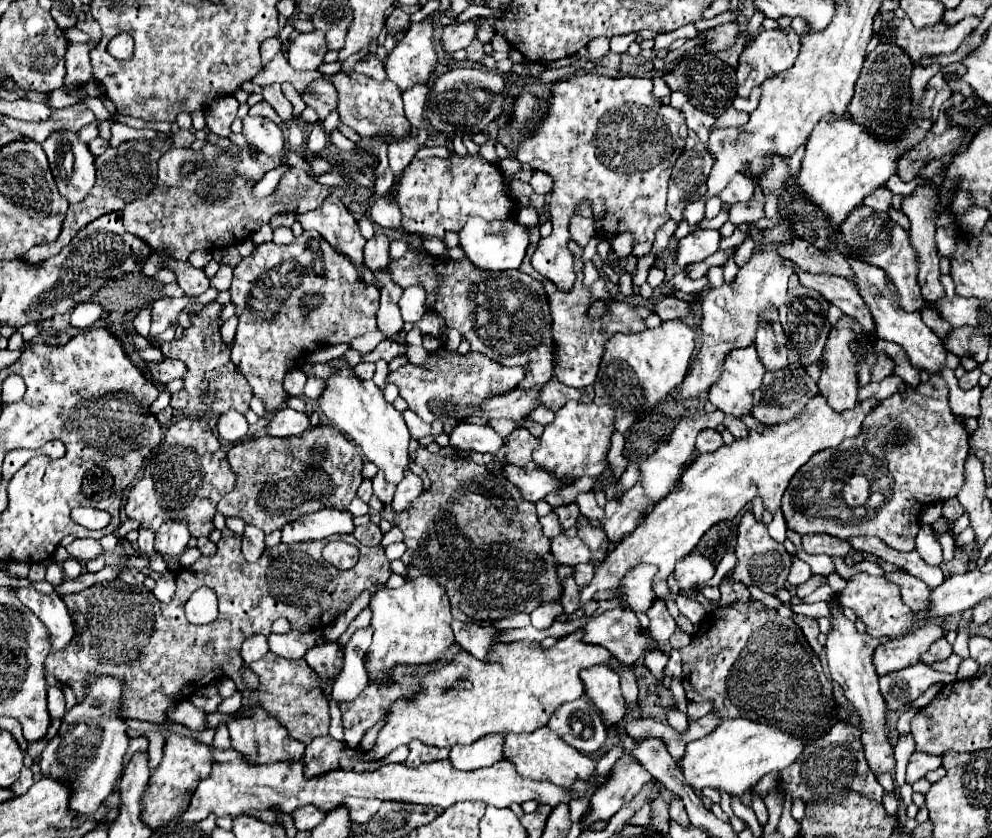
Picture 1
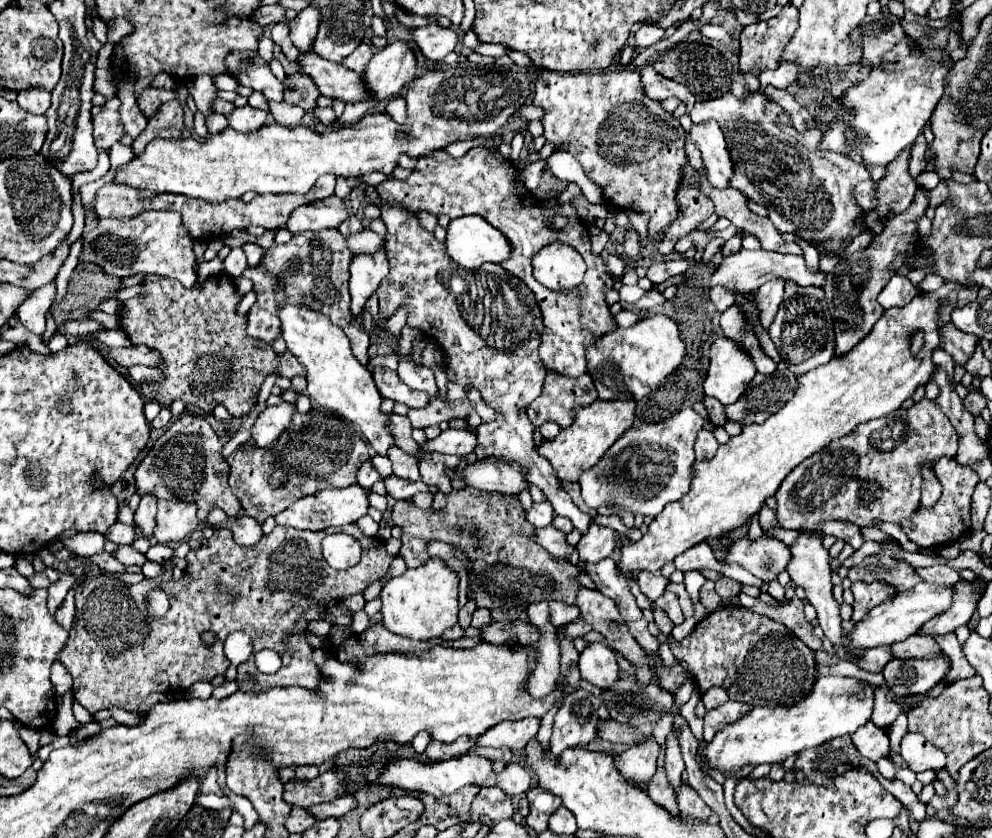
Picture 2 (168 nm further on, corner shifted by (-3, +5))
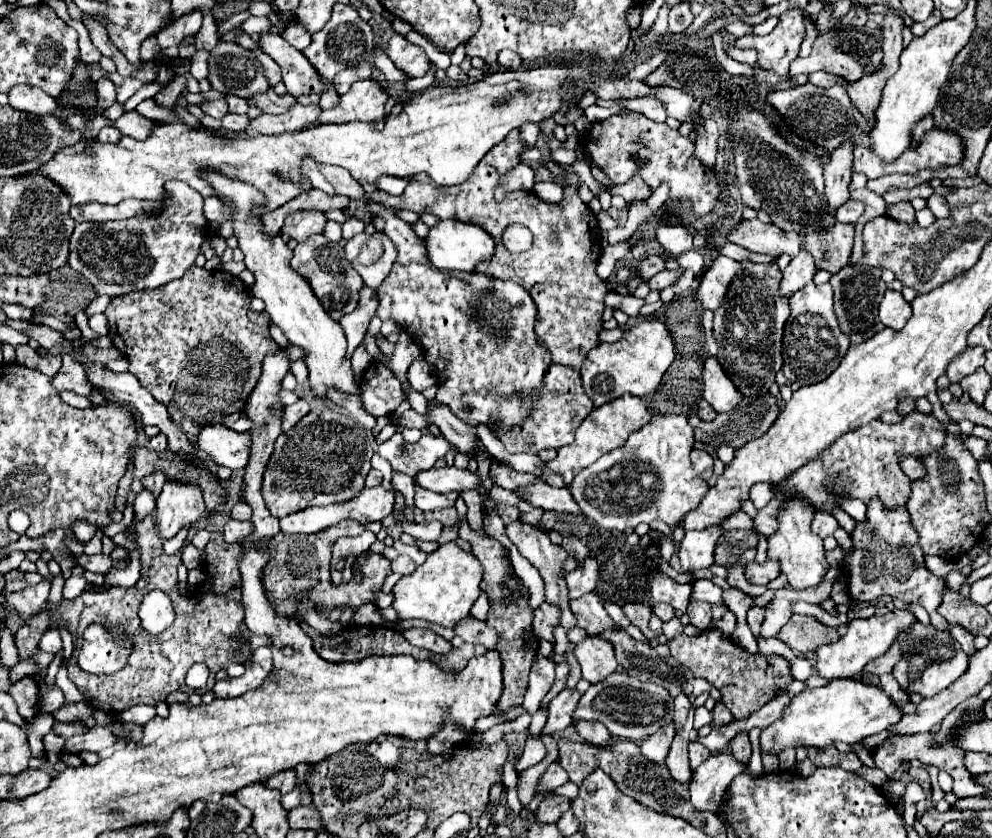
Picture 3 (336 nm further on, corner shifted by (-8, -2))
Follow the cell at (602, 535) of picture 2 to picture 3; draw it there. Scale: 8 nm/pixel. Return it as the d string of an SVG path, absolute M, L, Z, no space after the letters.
M588 557L584 565L576 567L566 575L566 585L568 585L568 599L580 599L582 595L594 591L598 581L598 563L596 559Z

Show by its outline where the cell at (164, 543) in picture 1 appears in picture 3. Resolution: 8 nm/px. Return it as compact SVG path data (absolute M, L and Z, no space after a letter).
M166 479L156 501L154 517L162 539L174 537L182 527L192 527L206 515L206 505L198 485L182 485L182 481Z

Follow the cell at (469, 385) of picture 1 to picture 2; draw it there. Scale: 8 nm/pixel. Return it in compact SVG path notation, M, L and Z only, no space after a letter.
M381 366L373 372L375 384L381 390L383 398L391 398L395 402L405 402L407 404L407 386L397 378L393 370L383 370Z

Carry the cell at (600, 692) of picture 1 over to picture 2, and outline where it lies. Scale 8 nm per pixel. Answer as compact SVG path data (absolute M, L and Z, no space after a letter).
M591 642L579 654L579 672L583 680L599 686L601 690L609 690L619 678L615 654L609 650L609 646L601 642Z

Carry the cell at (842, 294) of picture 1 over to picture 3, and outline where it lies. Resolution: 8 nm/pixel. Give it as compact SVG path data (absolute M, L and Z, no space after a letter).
M716 257L710 267L700 275L700 285L698 285L698 299L704 309L718 309L722 303L730 281L742 271L742 265L734 259L728 257Z

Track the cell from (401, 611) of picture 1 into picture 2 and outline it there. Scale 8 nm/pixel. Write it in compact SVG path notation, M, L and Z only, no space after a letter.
M431 558L421 568L409 568L403 576L389 578L381 590L383 624L409 640L431 640L457 624L457 574L441 560Z

